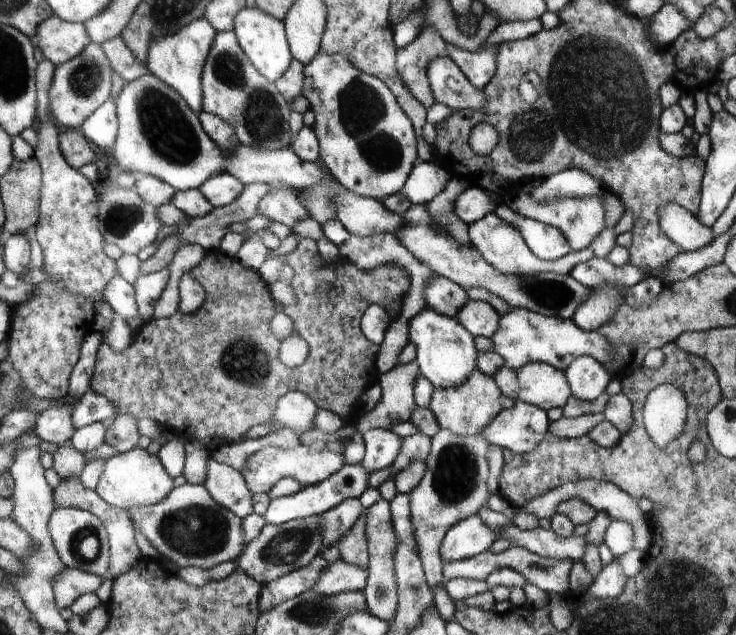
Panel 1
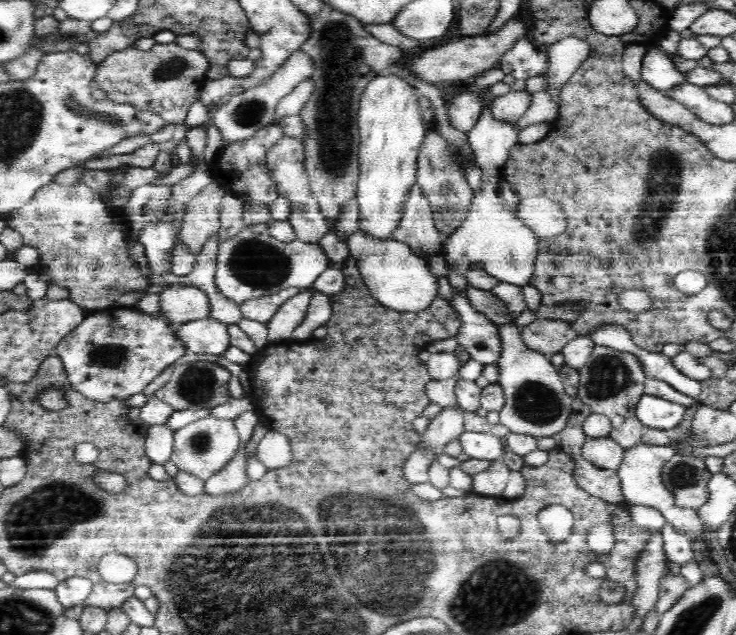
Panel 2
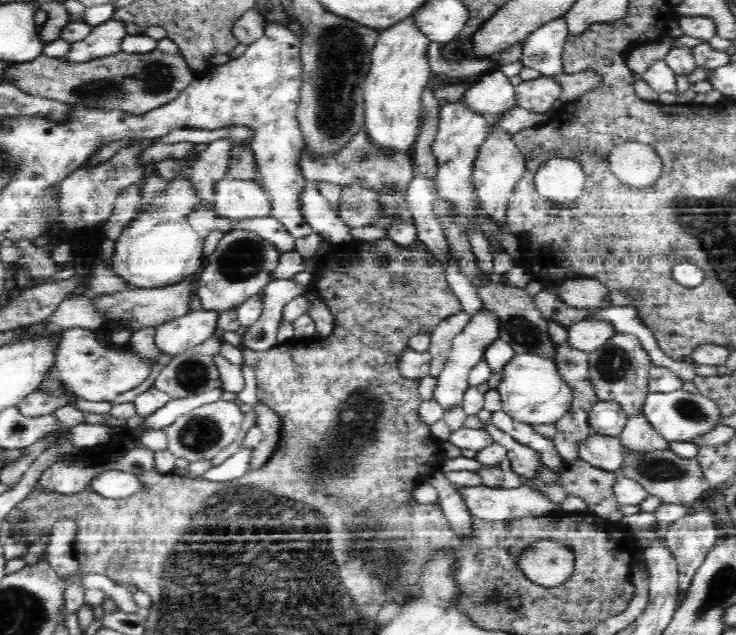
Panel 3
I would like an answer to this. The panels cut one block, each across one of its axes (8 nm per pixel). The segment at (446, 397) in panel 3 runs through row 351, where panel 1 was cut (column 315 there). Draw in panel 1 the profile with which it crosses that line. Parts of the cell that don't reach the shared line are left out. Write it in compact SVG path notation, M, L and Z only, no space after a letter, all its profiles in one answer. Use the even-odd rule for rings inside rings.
M302 444L293 449L266 446L256 451L250 458L246 458L240 474L242 474L248 490L255 494L269 492L280 478L286 477L298 480L303 487L314 486L336 474L345 462L346 460L341 454L330 452L330 450L319 451Z

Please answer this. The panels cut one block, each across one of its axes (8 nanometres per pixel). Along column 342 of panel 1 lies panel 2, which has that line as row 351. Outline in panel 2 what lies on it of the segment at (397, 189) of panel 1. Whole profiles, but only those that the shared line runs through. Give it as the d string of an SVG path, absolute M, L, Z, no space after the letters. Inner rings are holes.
M129 308L96 310L60 341L55 356L63 364L70 386L90 400L122 400L142 390L161 372L186 352L172 323L166 323L162 312L156 316Z

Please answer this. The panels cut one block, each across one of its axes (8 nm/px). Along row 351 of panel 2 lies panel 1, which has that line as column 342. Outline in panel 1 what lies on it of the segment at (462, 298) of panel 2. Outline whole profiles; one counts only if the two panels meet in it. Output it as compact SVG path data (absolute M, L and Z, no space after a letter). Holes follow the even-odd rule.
M346 464L336 474L314 486L302 487L302 490L290 496L272 498L267 512L263 515L267 524L282 524L292 519L306 518L307 516L322 515L326 510L338 506L346 499L359 499L362 491L367 487L368 476L362 464Z

